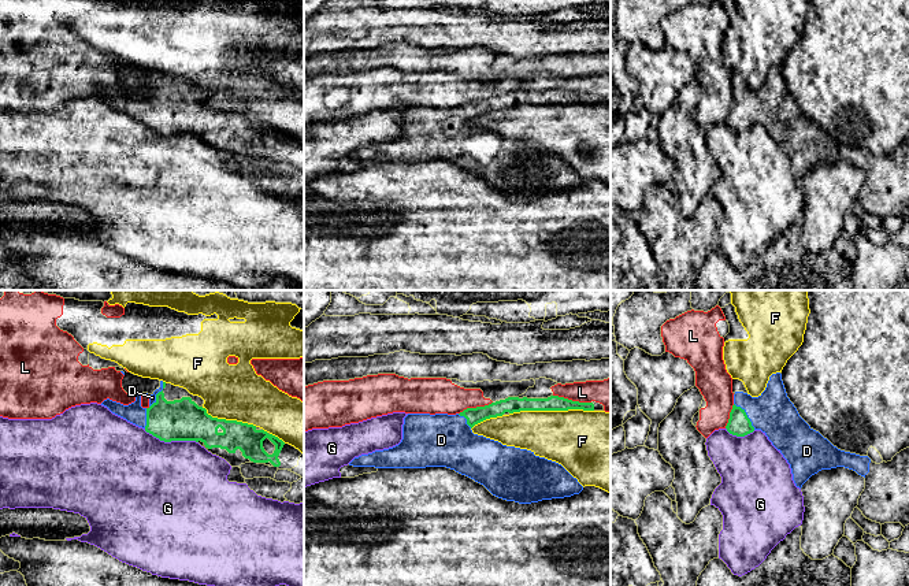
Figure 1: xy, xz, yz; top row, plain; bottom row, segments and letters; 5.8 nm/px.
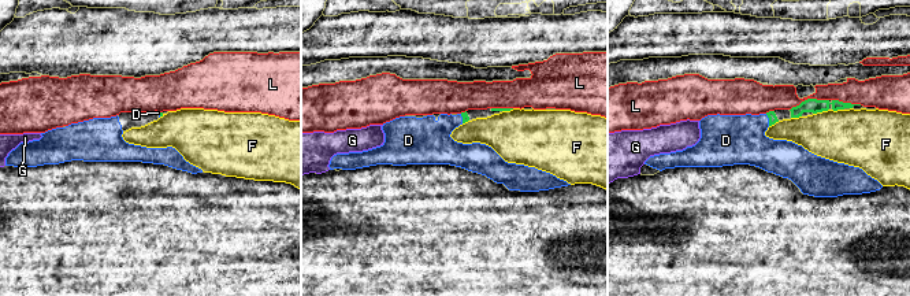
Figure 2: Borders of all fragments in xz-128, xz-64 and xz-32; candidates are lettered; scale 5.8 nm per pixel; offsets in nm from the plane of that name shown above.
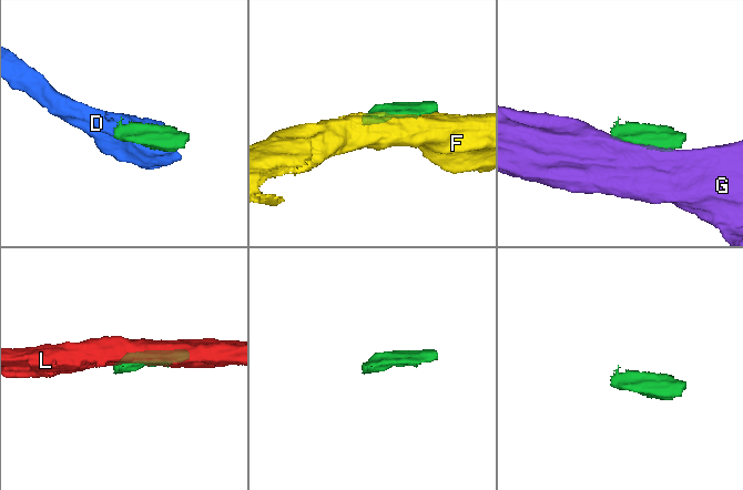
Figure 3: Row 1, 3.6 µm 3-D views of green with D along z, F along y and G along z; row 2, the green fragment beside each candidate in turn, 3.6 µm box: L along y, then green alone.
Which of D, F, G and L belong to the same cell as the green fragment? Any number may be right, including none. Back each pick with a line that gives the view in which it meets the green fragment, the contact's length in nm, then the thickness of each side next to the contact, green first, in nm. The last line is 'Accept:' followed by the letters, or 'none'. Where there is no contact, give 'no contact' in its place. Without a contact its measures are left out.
D: contact in yz; length 200 nm; calibres 140 and 260 nm
Accept: D

